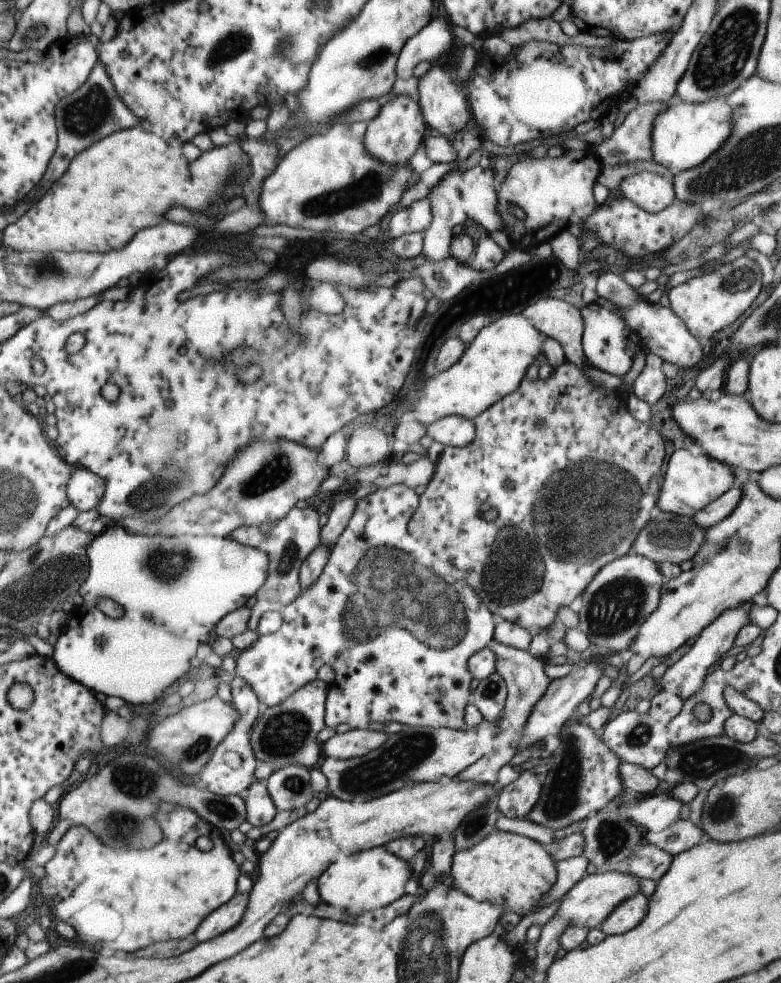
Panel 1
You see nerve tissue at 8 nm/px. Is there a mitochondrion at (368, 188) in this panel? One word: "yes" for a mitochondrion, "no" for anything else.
yes

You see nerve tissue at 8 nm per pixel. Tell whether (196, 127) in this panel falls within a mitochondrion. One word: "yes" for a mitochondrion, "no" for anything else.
no

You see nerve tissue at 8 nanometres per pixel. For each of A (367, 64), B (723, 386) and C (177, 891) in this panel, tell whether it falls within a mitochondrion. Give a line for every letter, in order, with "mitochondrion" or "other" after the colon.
A: mitochondrion
B: other
C: other

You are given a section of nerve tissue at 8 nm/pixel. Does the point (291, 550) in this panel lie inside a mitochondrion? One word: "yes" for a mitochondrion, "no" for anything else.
yes

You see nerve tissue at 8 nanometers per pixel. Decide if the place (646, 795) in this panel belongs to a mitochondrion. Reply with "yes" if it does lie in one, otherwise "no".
no

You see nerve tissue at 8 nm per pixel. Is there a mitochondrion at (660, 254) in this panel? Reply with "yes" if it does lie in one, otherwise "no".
no

